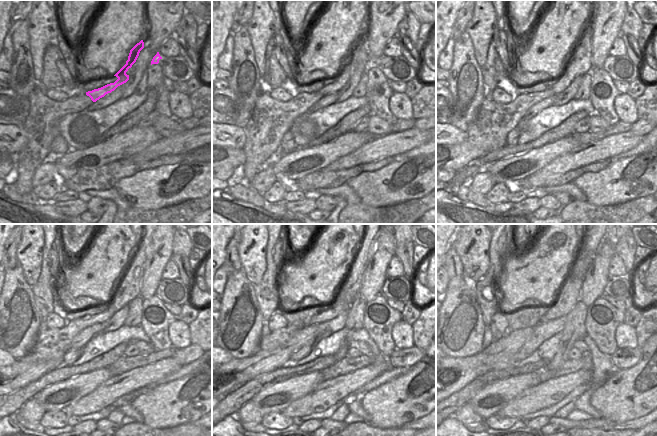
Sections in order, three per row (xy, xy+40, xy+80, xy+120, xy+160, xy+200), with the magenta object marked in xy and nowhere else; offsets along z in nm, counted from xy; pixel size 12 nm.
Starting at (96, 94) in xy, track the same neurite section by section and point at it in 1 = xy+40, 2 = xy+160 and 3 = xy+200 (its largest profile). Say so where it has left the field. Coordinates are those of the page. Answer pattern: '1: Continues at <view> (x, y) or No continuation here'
1: Continues at xy+40 (358, 57)
2: Continues at xy+160 (351, 291)
3: Continues at xy+200 (592, 244).

